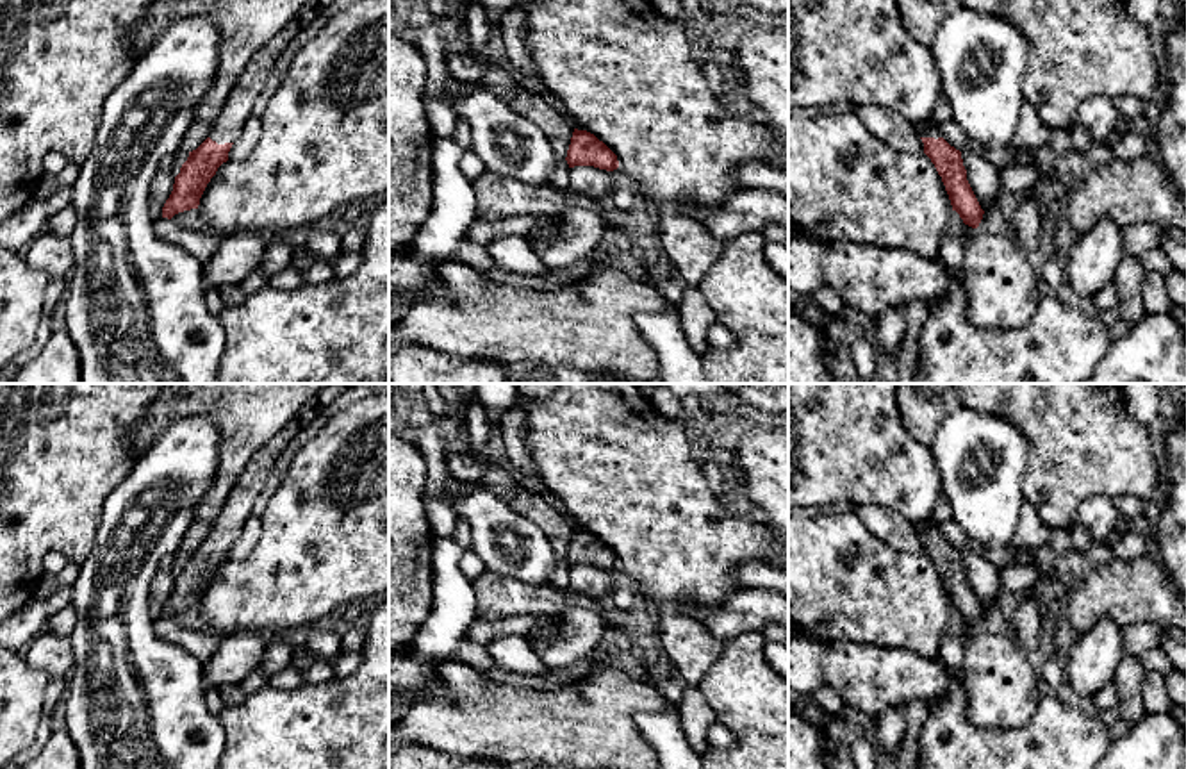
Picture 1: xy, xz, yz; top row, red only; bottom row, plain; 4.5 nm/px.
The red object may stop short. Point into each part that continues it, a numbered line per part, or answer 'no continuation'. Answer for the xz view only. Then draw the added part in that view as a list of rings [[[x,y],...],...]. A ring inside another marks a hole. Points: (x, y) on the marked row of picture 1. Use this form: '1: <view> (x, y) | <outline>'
no continuation

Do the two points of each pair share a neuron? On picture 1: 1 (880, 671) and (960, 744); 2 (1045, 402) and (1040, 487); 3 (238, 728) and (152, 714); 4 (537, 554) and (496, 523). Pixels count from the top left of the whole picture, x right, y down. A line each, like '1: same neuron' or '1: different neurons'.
1: different neurons
2: same neuron
3: different neurons
4: same neuron

